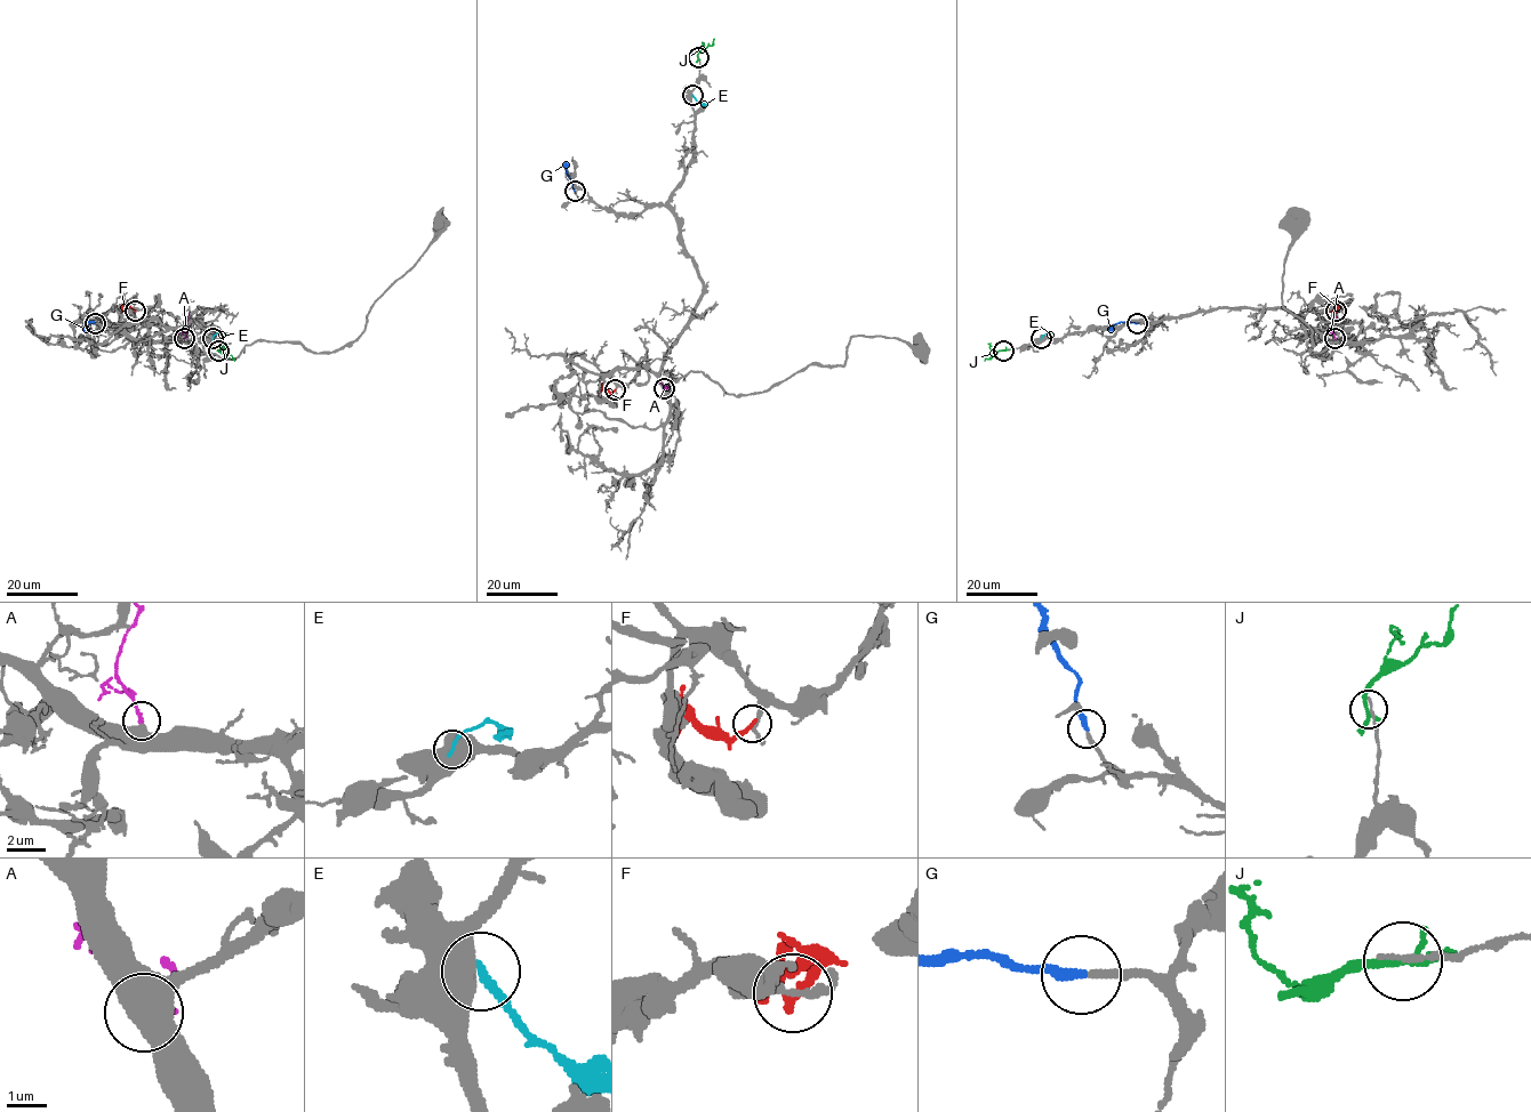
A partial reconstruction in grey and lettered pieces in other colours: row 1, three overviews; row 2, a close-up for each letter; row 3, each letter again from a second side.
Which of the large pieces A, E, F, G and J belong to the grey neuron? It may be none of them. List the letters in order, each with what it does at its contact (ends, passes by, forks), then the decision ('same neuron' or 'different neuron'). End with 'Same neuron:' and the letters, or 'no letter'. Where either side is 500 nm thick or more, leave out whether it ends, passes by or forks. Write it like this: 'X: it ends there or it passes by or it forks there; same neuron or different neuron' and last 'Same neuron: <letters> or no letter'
A: different neuron
E: different neuron
F: it ends there; different neuron
G: it ends there; same neuron
J: it passes by; different neuron
Same neuron: G

